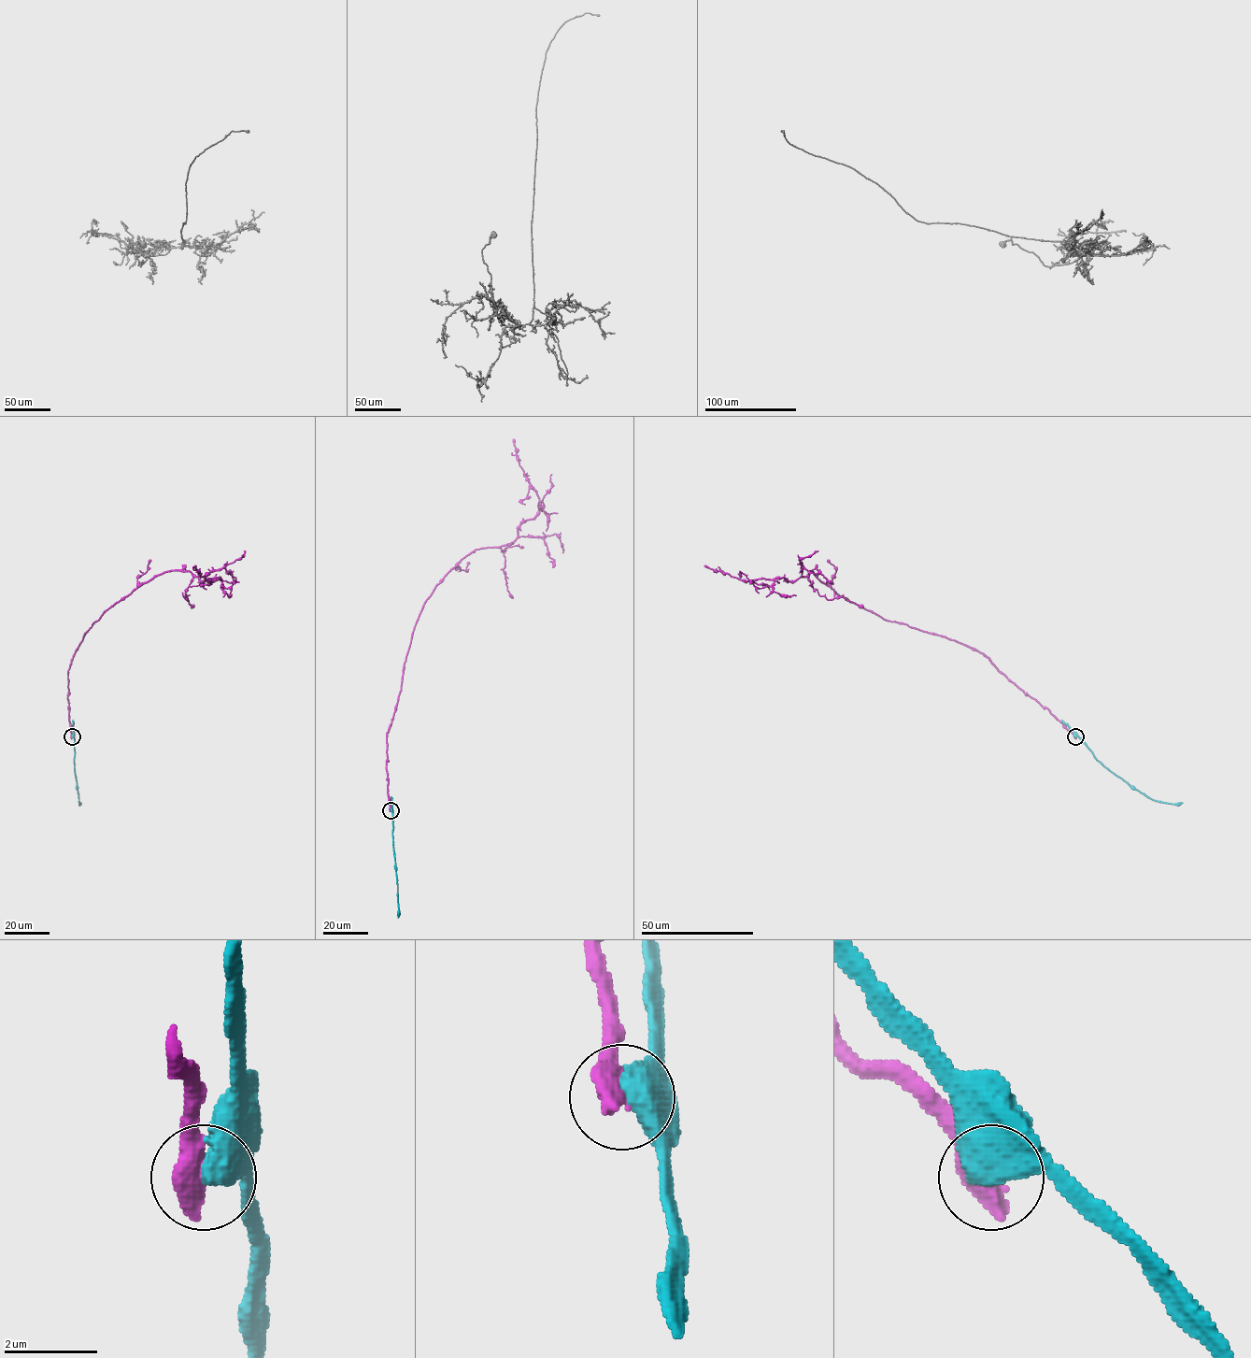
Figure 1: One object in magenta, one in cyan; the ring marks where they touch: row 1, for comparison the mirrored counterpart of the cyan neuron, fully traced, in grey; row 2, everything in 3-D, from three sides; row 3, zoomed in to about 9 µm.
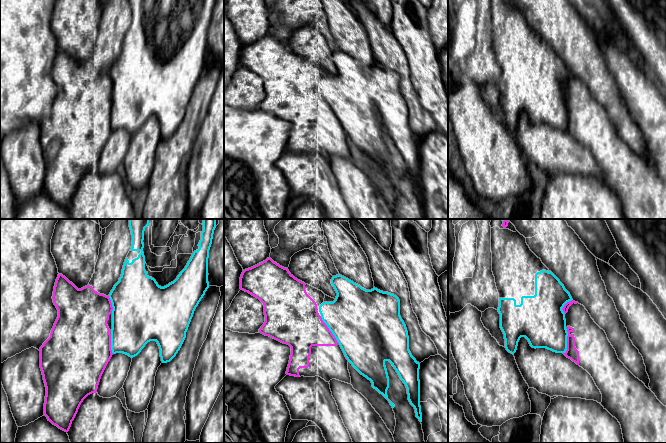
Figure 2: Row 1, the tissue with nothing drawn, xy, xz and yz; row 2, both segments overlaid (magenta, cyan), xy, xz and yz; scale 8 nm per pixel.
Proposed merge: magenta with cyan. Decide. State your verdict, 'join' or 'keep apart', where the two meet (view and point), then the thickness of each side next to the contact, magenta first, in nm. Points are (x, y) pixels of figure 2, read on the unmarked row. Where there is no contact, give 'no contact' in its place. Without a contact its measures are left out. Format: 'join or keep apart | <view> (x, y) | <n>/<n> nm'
keep apart | xz (329, 106) | 360/480 nm

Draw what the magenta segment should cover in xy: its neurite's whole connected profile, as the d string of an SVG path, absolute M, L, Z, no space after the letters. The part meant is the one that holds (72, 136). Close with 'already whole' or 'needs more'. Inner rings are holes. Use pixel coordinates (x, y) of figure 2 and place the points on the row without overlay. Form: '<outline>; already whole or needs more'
M58 50L53 67L58 93L50 113L40 123L40 144L46 163L44 191L53 201L68 208L83 176L97 168L101 152L110 137L112 79L109 72L87 61L78 65Z; needs more

